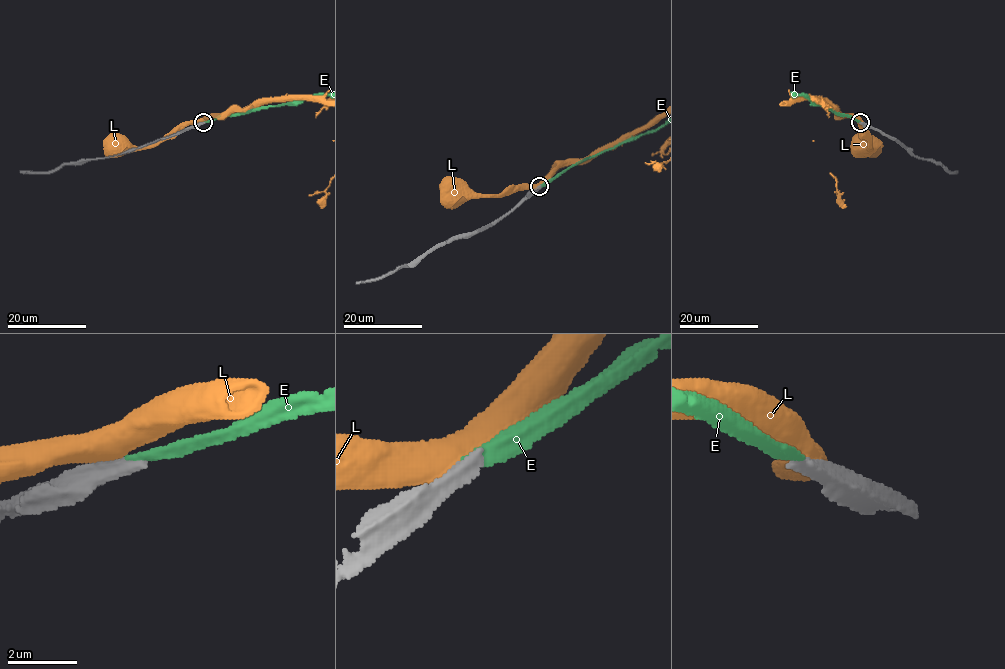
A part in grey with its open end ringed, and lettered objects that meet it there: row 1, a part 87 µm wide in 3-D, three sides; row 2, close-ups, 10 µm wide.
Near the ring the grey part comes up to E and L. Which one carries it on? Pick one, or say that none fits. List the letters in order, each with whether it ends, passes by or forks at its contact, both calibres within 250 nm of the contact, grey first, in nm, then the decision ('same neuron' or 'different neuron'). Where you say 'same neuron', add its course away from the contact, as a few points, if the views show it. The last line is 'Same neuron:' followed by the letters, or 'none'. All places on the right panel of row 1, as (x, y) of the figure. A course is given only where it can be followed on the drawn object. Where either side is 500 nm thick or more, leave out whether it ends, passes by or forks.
E: calibres 500 and 340 nm; same neuron
L: calibres 600 and 700 nm; different neuron
Same neuron: E

